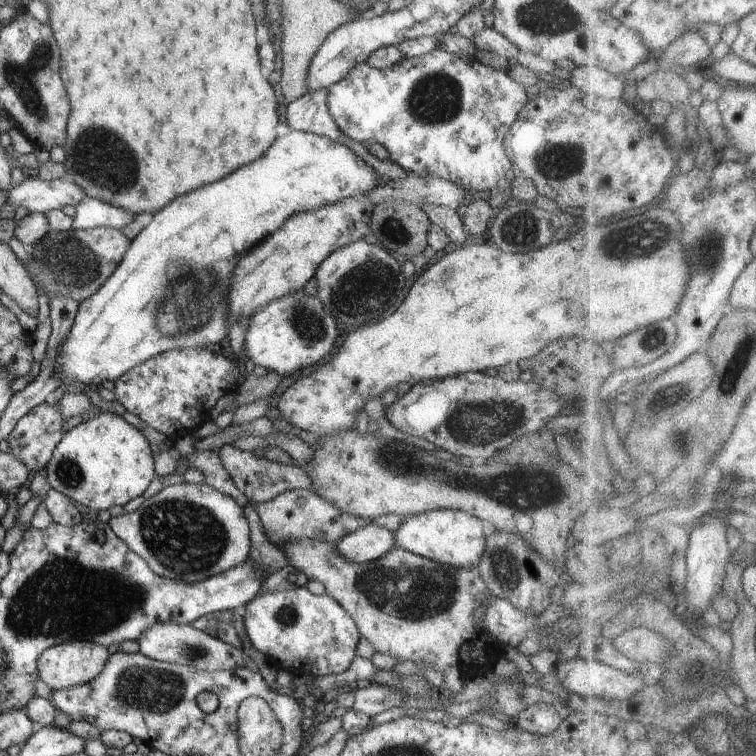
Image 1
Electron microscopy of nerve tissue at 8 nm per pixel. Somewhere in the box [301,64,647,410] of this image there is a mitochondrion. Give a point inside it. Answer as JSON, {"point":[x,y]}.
{"point":[370,273]}

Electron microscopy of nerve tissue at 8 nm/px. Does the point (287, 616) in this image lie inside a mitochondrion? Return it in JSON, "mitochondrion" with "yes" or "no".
{"mitochondrion":"yes"}

